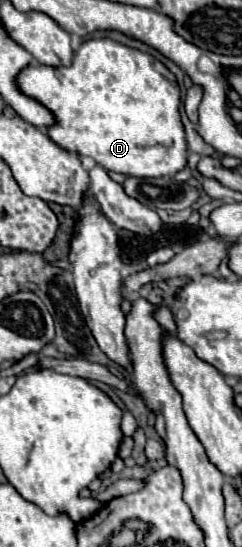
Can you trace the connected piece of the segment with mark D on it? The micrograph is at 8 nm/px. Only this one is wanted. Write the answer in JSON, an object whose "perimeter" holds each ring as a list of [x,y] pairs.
{"perimeter":[[[90,38],[82,42],[70,66],[54,68],[32,62],[16,76],[16,84],[22,94],[34,98],[52,112],[54,124],[46,126],[46,132],[68,152],[90,156],[106,170],[138,178],[174,176],[186,166],[186,140],[178,112],[180,88],[174,74],[146,52],[128,48],[110,38]]]}

